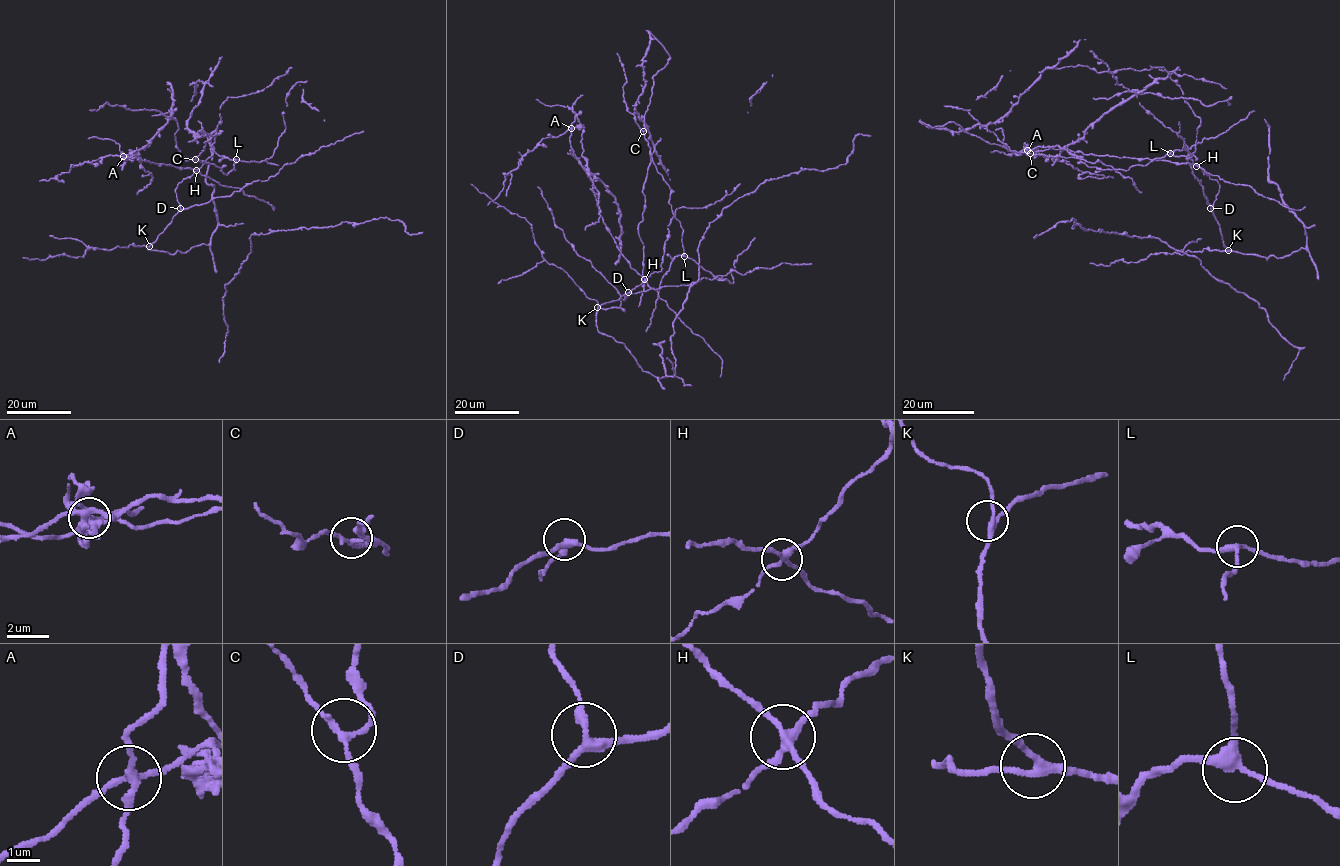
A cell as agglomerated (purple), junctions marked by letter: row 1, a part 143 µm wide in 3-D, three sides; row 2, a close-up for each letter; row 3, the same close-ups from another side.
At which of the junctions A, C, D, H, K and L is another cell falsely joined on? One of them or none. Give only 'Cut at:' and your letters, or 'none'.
Cut at: A

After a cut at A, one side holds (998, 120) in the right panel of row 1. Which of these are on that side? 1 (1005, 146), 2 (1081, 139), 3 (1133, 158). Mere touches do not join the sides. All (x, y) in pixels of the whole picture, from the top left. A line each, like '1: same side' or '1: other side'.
1: same side
2: same side
3: same side

